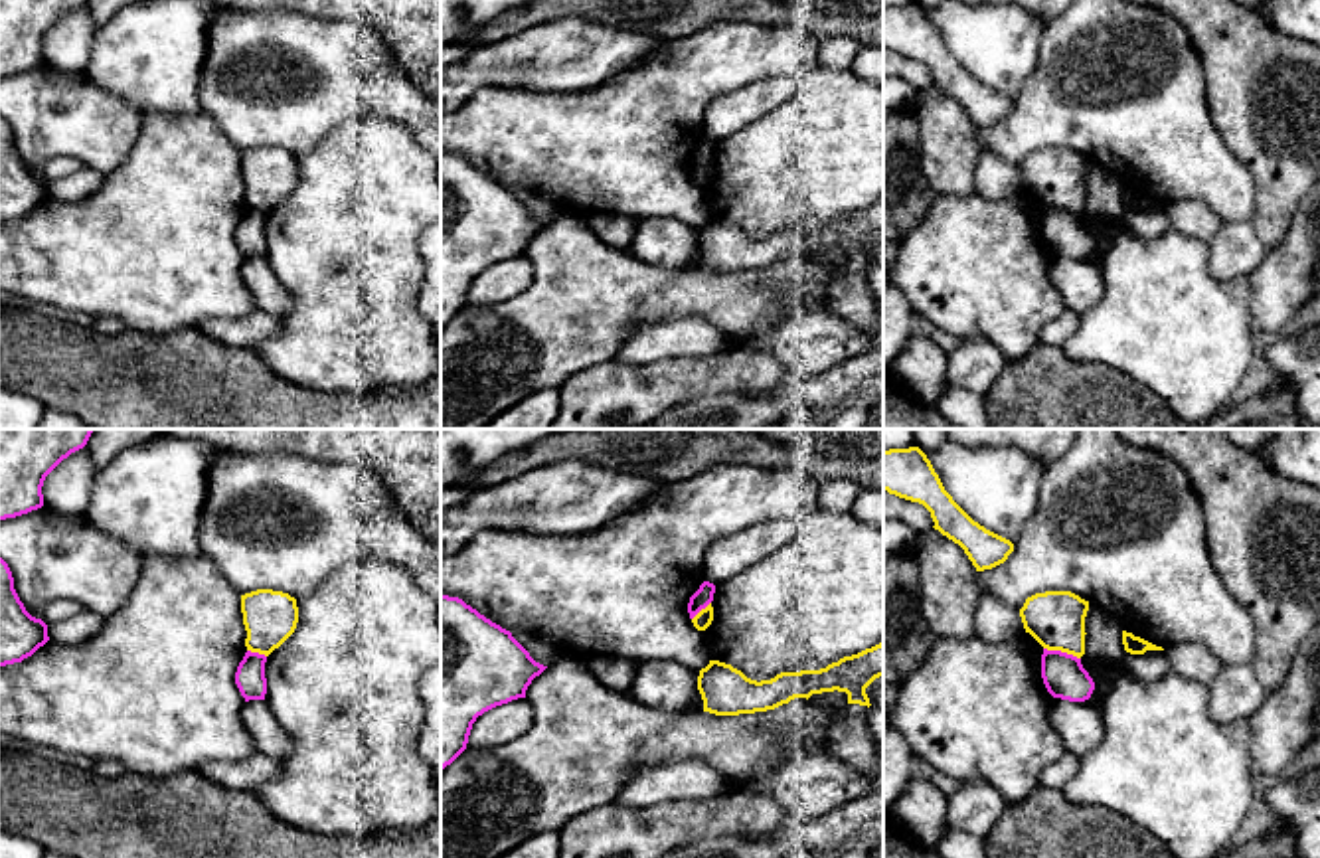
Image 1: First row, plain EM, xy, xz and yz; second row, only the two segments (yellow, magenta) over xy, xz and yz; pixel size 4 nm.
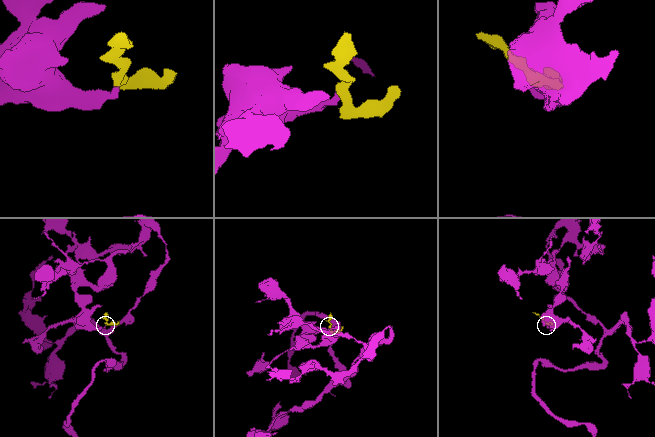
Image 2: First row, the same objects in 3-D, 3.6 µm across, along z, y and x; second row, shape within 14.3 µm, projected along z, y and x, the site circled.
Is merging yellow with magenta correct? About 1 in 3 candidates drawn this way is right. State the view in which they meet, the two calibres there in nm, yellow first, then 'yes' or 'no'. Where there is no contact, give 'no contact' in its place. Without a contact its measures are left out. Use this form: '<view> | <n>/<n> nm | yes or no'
yz | 240/170 nm | no

